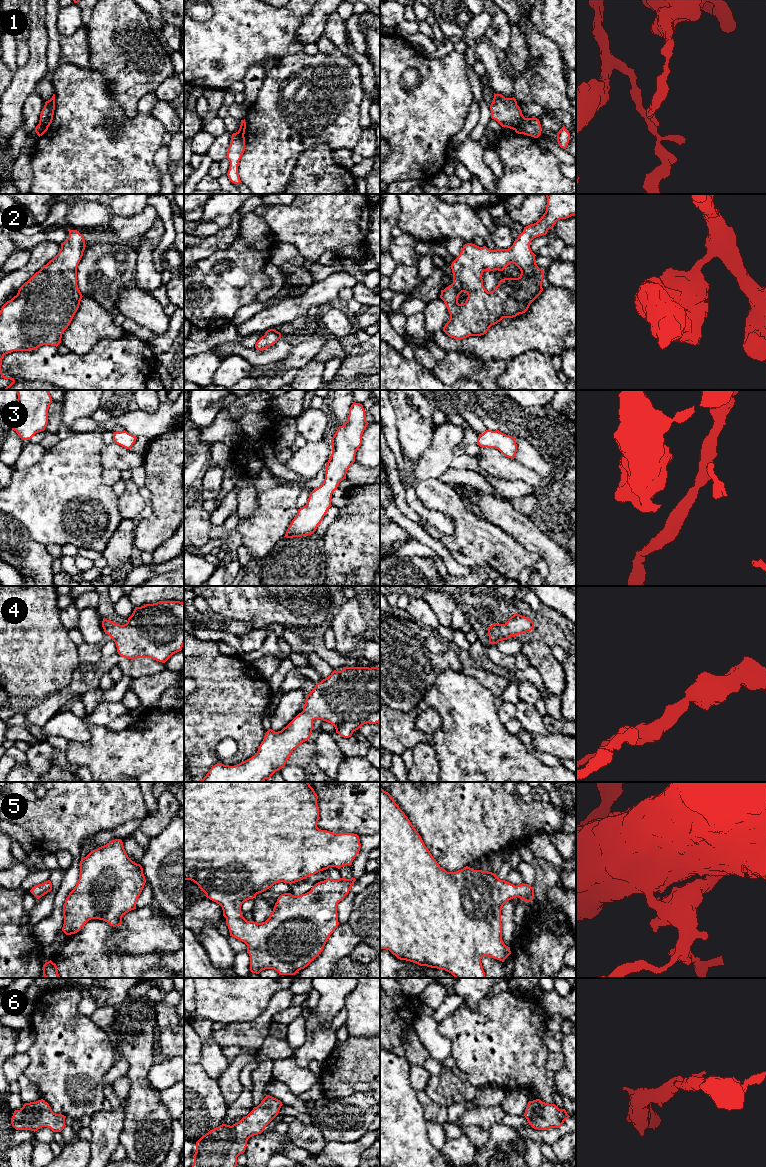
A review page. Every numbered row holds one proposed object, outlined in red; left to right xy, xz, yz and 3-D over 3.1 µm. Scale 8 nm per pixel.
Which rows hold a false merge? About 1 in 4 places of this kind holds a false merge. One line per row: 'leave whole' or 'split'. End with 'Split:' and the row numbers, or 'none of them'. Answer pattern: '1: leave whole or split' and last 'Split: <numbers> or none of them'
1: split
2: leave whole
3: leave whole
4: leave whole
5: leave whole
6: leave whole
Split: 1

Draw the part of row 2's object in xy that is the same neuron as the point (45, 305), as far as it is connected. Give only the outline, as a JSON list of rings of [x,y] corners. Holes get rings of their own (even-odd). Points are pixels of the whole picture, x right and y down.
[[[70,230],[69,237],[61,243],[59,253],[36,272],[18,290],[16,296],[7,301],[0,310],[0,390],[7,390],[14,383],[12,377],[5,377],[1,370],[3,357],[13,351],[35,350],[43,345],[58,346],[61,343],[62,334],[70,325],[77,312],[82,294],[77,285],[77,267],[85,250],[85,240],[77,230]]]

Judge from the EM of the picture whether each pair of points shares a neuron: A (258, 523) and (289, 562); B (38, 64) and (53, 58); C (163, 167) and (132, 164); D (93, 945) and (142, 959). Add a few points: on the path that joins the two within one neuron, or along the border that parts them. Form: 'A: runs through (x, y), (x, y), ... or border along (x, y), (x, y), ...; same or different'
A: border along (283, 536), (265, 556), (255, 558); different
B: border along (47, 36), (46, 61), (48, 68); different
C: border along (162, 145), (154, 157), (160, 183); different
D: runs through (104, 957), (108, 961), (130, 961); same

